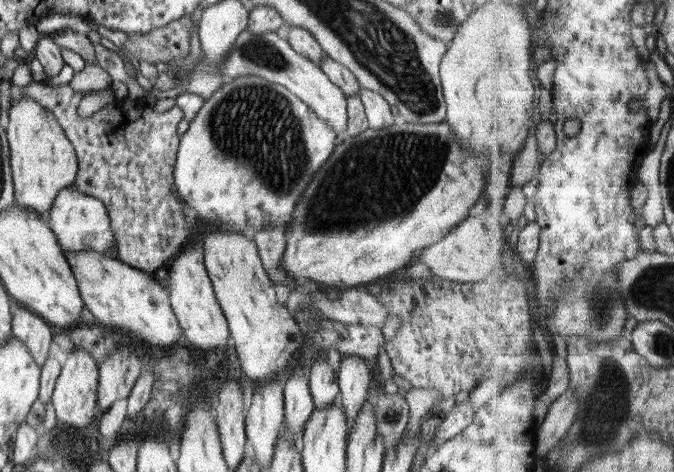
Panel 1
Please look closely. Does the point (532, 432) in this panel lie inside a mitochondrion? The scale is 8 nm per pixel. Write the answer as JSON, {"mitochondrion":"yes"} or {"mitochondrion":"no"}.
{"mitochondrion":"no"}

